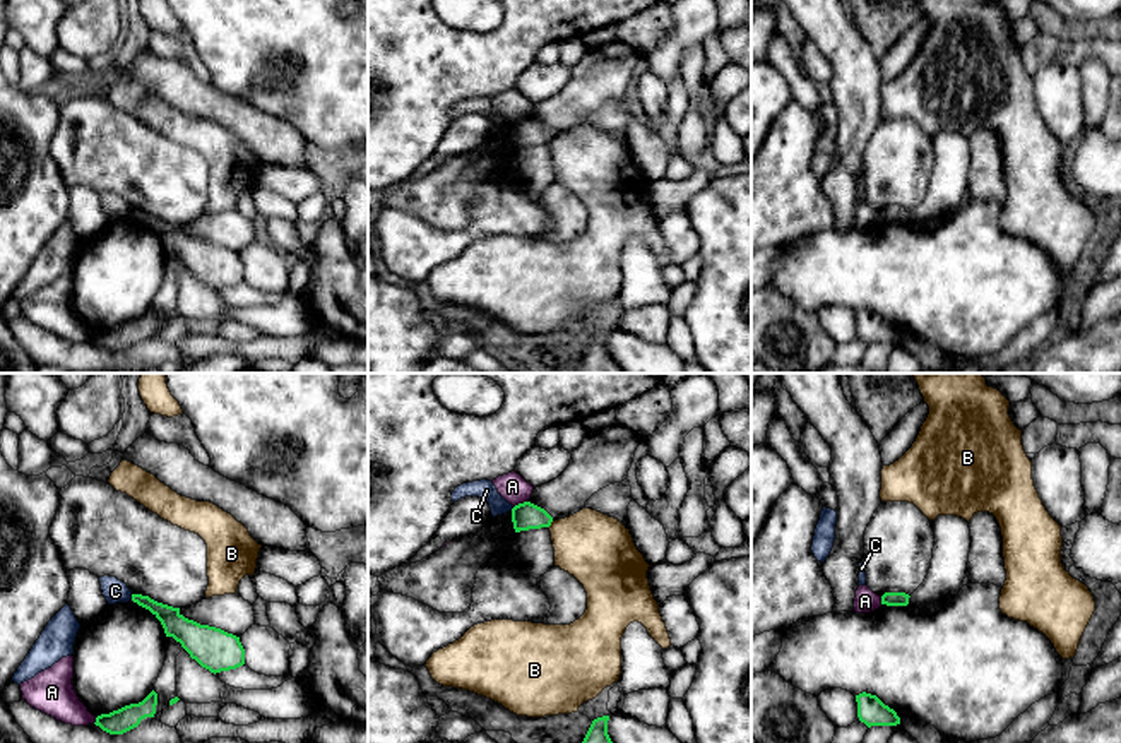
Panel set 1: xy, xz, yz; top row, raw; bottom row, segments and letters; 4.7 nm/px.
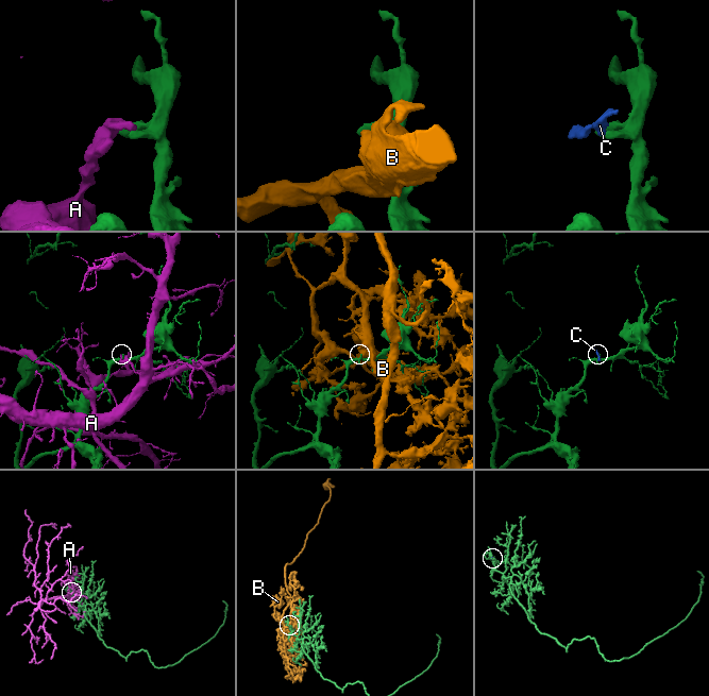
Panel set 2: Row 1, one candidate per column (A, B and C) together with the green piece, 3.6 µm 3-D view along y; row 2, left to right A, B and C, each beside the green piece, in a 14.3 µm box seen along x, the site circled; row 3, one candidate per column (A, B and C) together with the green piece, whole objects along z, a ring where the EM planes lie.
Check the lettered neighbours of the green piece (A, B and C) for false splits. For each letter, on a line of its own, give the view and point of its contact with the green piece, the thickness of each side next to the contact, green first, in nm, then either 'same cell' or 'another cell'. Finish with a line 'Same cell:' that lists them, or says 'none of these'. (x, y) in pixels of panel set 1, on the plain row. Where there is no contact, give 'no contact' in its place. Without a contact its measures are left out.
A: contact xz (521, 120); calibres 130 and 140 nm; another cell
B: contact xz (550, 141); calibres 130 and 320 nm; another cell
C: contact xy (132, 213); calibres 120 and 110 nm; another cell
Same cell: none of these

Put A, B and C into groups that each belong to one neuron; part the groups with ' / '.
A / B / C

